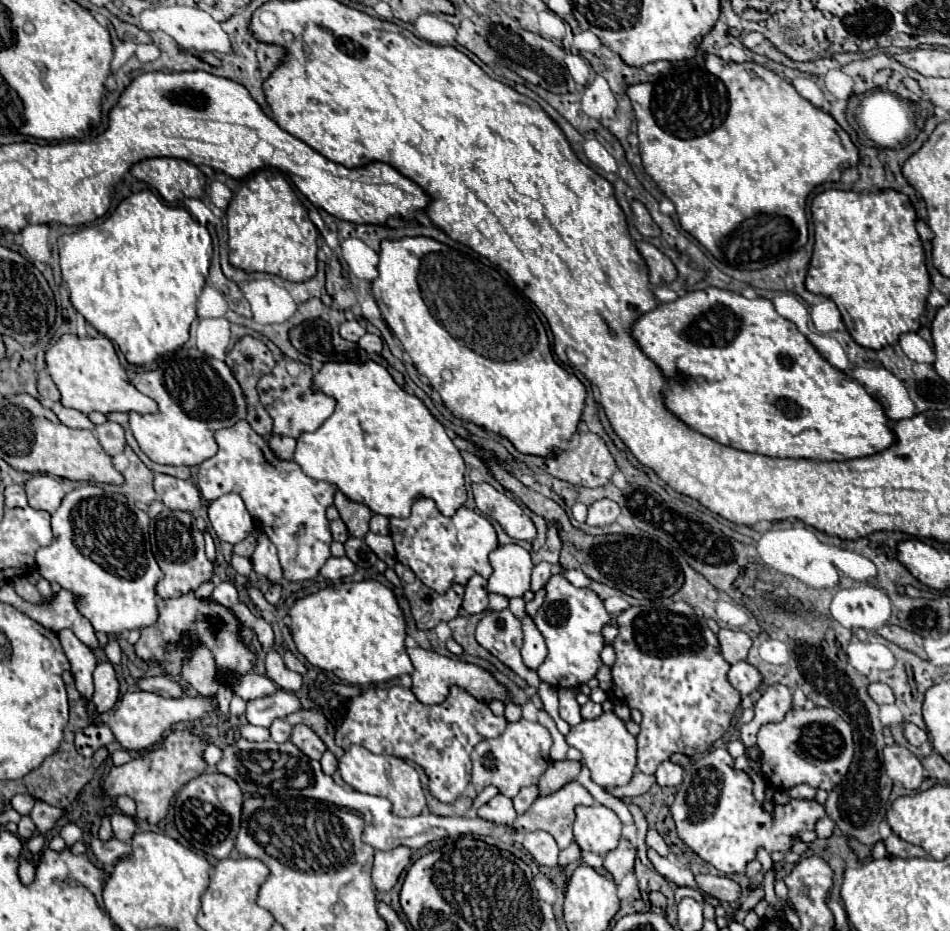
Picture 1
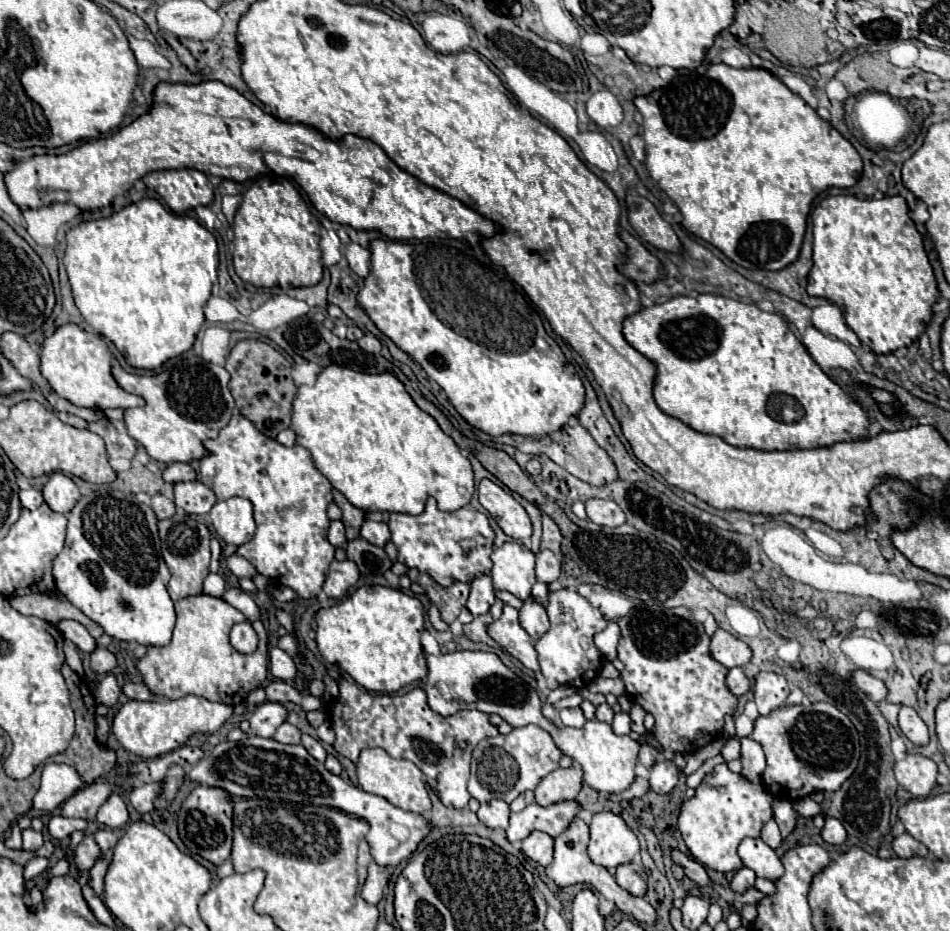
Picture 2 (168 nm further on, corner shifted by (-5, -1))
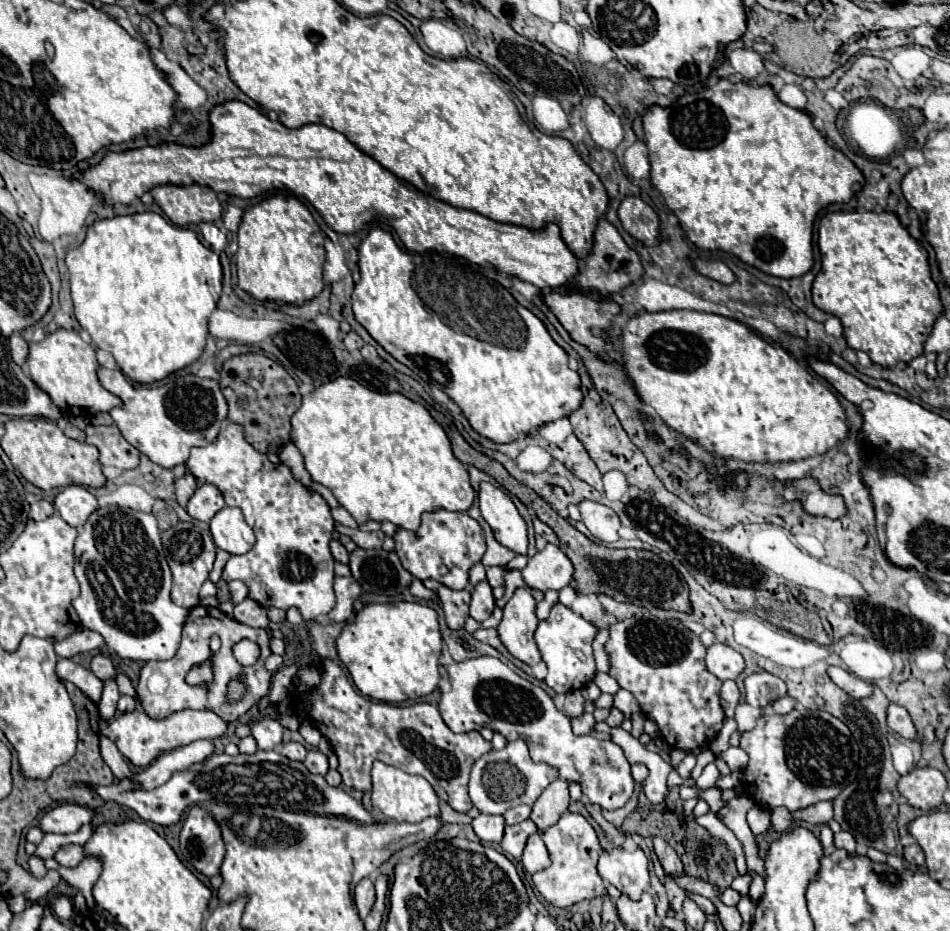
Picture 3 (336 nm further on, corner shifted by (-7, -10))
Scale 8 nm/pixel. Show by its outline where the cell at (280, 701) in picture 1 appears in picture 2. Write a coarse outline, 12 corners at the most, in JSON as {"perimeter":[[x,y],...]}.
{"perimeter":[[264,702],[248,716],[256,736],[272,738],[286,720],[280,702]]}

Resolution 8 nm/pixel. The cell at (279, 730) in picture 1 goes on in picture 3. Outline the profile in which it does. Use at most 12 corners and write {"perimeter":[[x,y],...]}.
{"perimeter":[[284,743],[280,753],[304,761],[308,749],[300,743]]}

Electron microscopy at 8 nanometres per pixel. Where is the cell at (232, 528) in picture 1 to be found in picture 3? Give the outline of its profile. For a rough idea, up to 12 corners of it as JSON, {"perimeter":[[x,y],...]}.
{"perimeter":[[238,507],[210,521],[216,547],[248,553],[256,541]]}

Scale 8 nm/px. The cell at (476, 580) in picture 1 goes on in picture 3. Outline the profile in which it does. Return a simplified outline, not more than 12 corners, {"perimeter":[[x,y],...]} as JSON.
{"perimeter":[[488,581],[472,589],[470,617],[484,621],[492,615],[494,595]]}

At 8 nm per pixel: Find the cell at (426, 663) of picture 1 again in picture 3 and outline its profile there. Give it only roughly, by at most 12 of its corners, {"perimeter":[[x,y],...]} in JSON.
{"perimeter":[[494,657],[448,667],[454,733],[522,739],[530,757],[620,809],[624,751],[574,735],[550,695]]}

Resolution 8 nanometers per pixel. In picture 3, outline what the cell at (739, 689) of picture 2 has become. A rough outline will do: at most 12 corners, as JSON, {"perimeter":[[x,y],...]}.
{"perimeter":[[724,681],[718,697],[726,717],[734,717],[740,691],[734,681]]}

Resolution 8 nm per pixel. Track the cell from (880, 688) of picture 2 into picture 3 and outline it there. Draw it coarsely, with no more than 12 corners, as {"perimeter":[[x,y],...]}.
{"perimeter":[[842,667],[826,673],[842,691],[854,699],[872,693],[868,681],[858,679]]}

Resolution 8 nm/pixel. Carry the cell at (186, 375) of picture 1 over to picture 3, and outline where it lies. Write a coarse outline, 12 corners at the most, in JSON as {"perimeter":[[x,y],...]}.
{"perimeter":[[98,367],[122,399],[124,439],[166,469],[210,445],[228,405],[218,381],[180,373],[132,385]]}

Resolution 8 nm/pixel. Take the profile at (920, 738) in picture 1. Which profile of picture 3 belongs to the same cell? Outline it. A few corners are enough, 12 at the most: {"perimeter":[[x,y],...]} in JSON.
{"perimeter":[[890,703],[886,723],[904,739],[918,739],[904,707]]}

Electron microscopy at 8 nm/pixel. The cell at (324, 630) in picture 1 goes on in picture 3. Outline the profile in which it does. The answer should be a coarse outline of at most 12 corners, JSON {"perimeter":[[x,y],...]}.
{"perimeter":[[366,605],[336,641],[356,687],[386,703],[440,683],[438,613]]}

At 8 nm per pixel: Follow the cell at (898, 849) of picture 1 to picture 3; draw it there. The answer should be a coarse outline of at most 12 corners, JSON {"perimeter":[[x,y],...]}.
{"perimeter":[[920,845],[904,847],[904,859],[910,865],[924,865]]}

